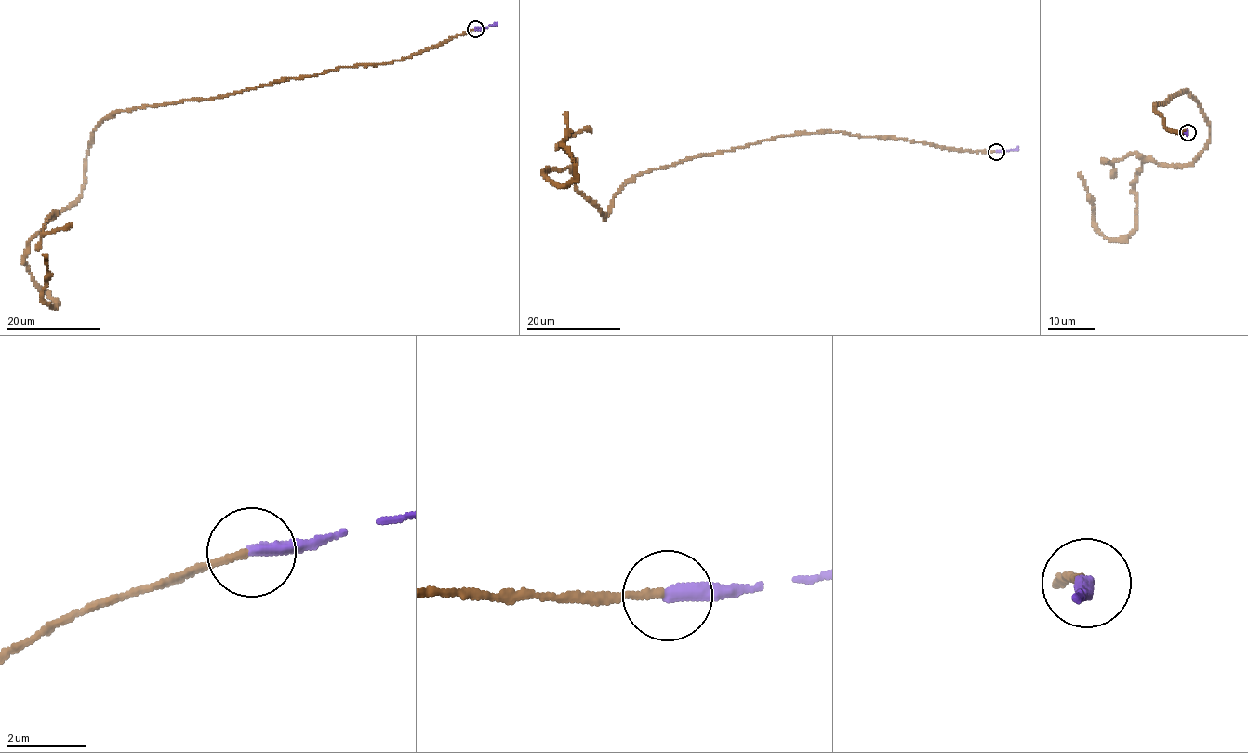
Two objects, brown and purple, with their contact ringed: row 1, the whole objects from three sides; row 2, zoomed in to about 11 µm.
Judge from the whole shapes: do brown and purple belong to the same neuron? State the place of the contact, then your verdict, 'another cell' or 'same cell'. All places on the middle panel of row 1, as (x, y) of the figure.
at (996, 152); same cell

